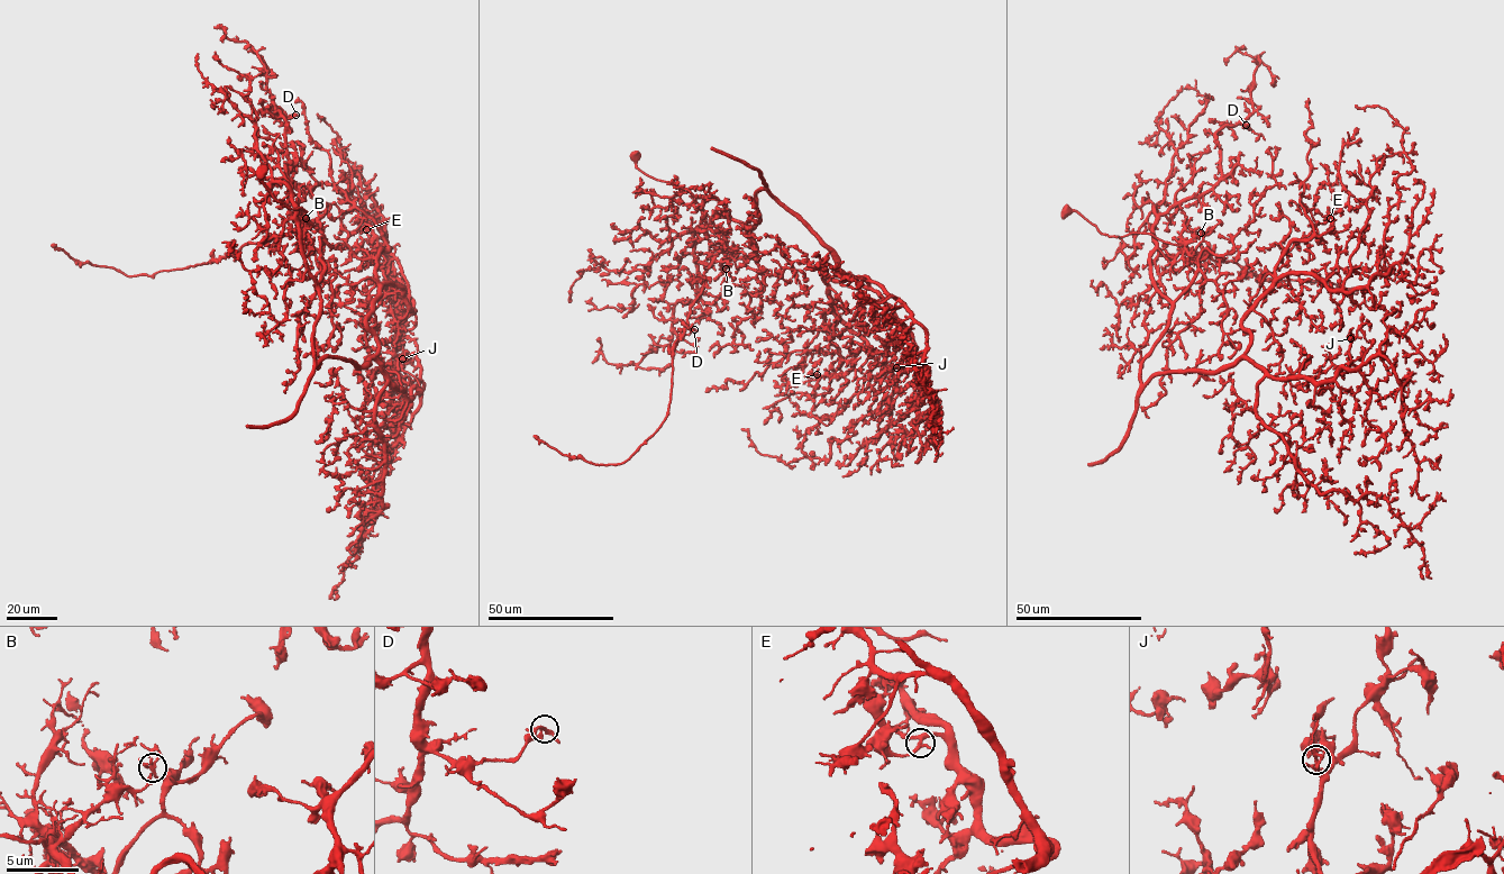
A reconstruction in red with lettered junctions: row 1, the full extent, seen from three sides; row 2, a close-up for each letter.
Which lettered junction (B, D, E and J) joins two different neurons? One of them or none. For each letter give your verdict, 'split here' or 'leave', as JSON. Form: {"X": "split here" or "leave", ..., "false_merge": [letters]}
{"B": "split here", "D": "leave", "E": "leave", "J": "leave", "false_merge": ["B"]}

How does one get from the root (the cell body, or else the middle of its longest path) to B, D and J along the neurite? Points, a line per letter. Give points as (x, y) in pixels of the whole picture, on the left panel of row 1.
B: (262, 171), (260, 175), (274, 199), (292, 209), (306, 210), (310, 228), (306, 228), (306, 218)
D: (262, 171), (274, 199), (306, 211), (312, 226), (303, 243), (286, 176), (285, 119), (274, 110), (295, 115)
J: (262, 171), (320, 254), (315, 364), (375, 360), (410, 399), (402, 358)

